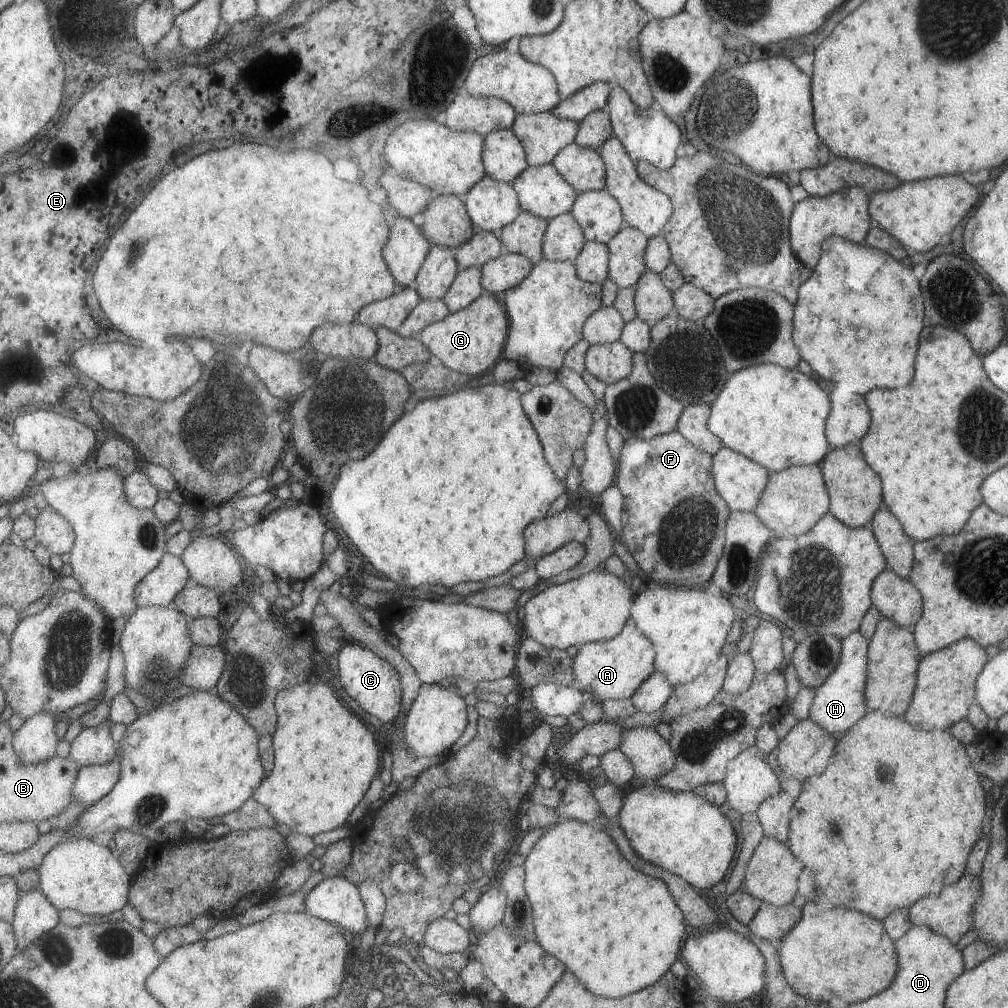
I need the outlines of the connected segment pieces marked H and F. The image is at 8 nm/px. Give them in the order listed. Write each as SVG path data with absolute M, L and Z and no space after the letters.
M857 630L841 639L840 661L833 672L815 689L815 696L809 705L808 719L830 735L845 732L866 713L866 650L868 640Z
M677 429L650 439L627 439L613 484L622 496L618 538L648 580L692 588L712 578L730 510L715 490L710 454L689 444Z

